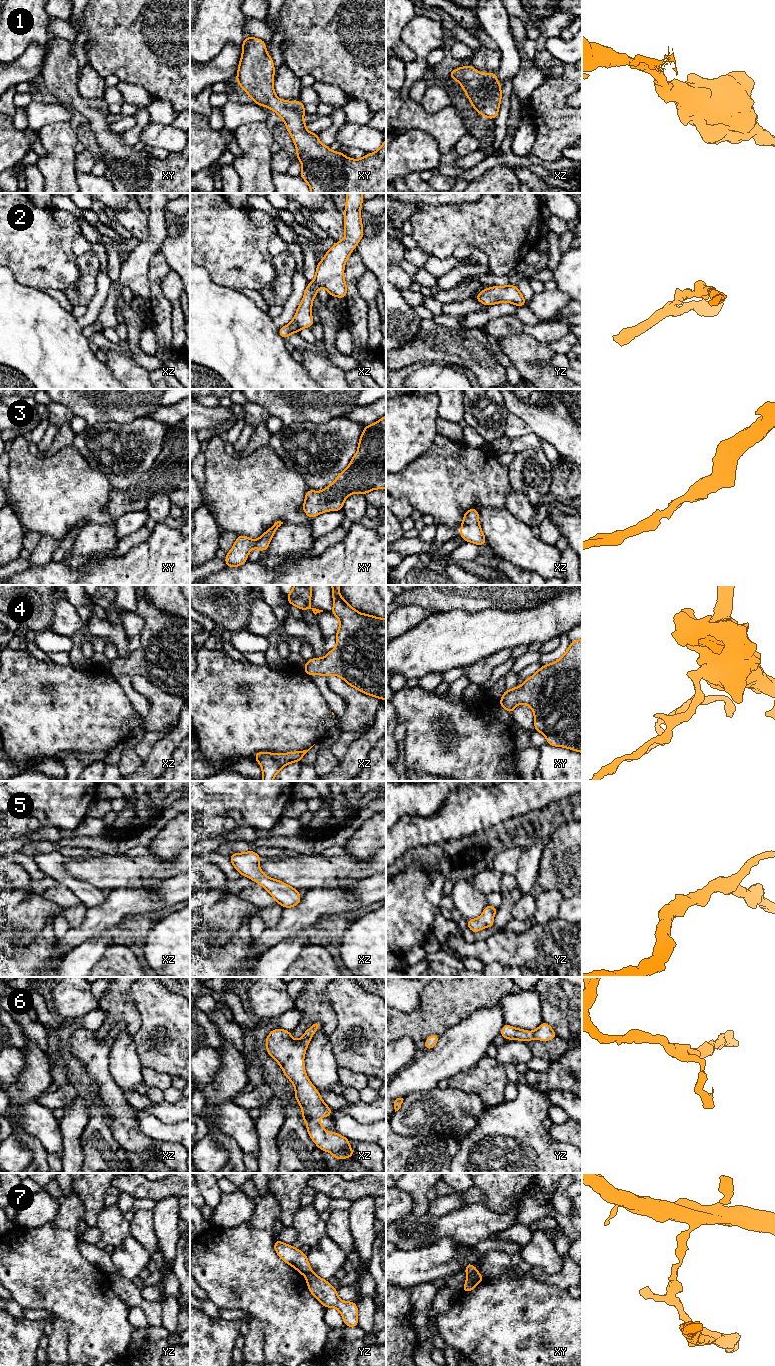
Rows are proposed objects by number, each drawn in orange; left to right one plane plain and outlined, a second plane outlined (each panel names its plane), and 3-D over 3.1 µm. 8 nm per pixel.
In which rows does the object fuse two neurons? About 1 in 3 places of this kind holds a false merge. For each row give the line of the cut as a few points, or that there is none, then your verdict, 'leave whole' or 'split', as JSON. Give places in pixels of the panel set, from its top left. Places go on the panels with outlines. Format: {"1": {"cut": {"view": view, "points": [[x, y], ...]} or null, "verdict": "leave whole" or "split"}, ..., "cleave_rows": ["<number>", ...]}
{"1": {"cut": null, "verdict": "leave whole"}, "2": {"cut": null, "verdict": "leave whole"}, "3": {"cut": null, "verdict": "leave whole"}, "4": {"cut": null, "verdict": "leave whole"}, "5": {"cut": null, "verdict": "leave whole"}, "6": {"cut": null, "verdict": "leave whole"}, "7": {"cut": {"view": "xy", "points": [[476, 1270], [467, 1275]]}, "verdict": "split"}, "cleave_rows": ["7"]}

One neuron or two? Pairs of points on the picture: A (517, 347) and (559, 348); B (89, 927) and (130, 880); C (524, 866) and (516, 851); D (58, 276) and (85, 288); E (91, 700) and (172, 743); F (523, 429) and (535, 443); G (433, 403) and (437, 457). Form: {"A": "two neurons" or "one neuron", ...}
{"A": "two neurons", "B": "two neurons", "C": "two neurons", "D": "two neurons", "E": "two neurons", "F": "two neurons", "G": "two neurons"}

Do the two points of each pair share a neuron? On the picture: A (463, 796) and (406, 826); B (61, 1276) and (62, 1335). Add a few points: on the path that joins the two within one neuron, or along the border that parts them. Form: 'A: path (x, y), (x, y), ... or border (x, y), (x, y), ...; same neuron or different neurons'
A: path (450, 810), (434, 826), (420, 826); same neuron
B: border (57, 1316), (64, 1319), (68, 1325), (68, 1342); different neurons

